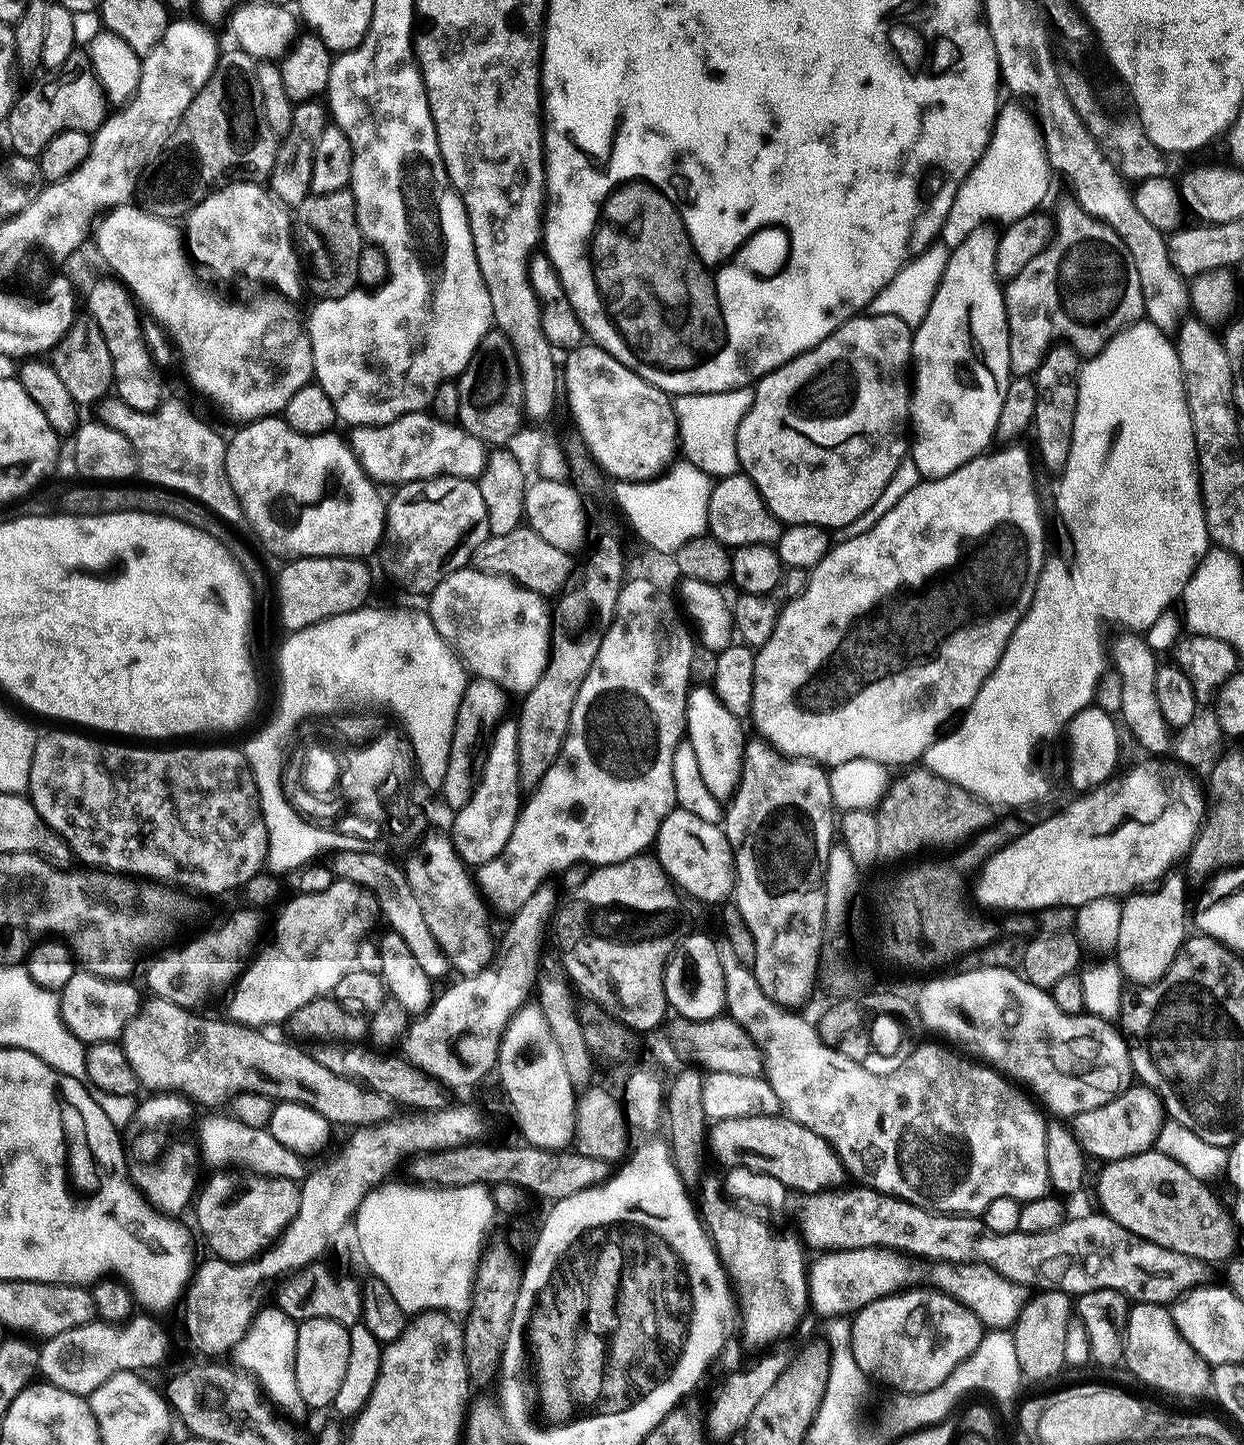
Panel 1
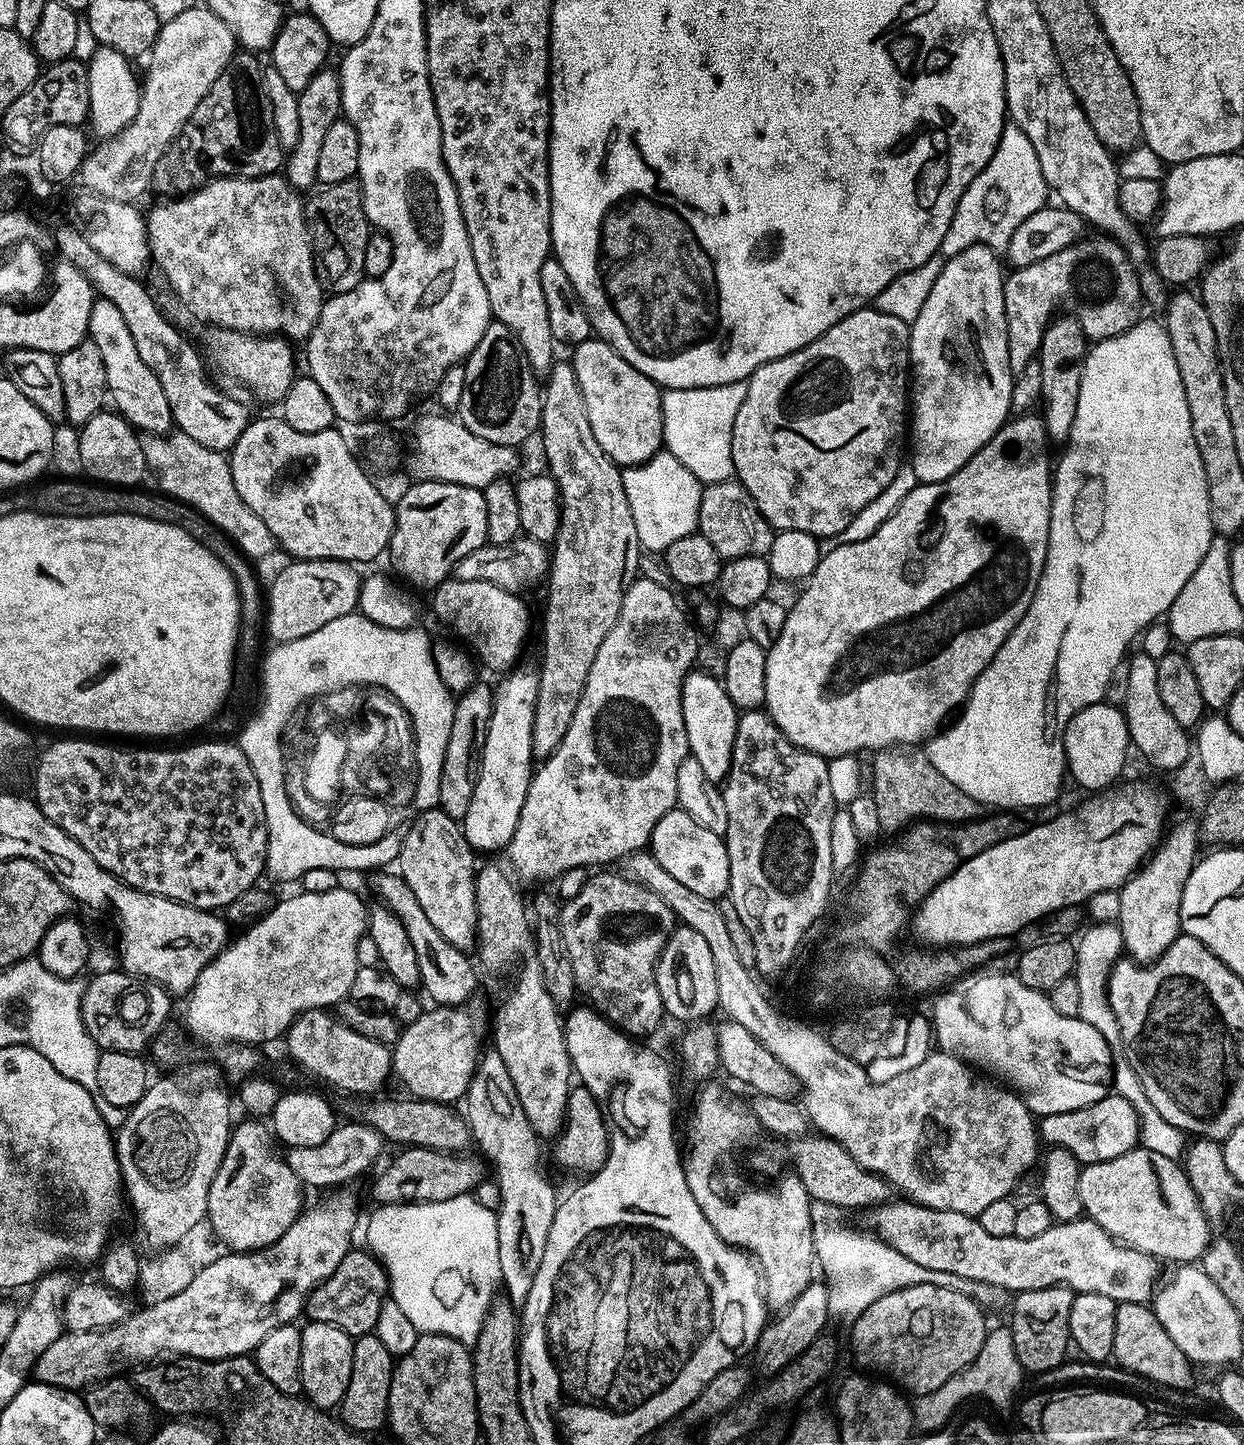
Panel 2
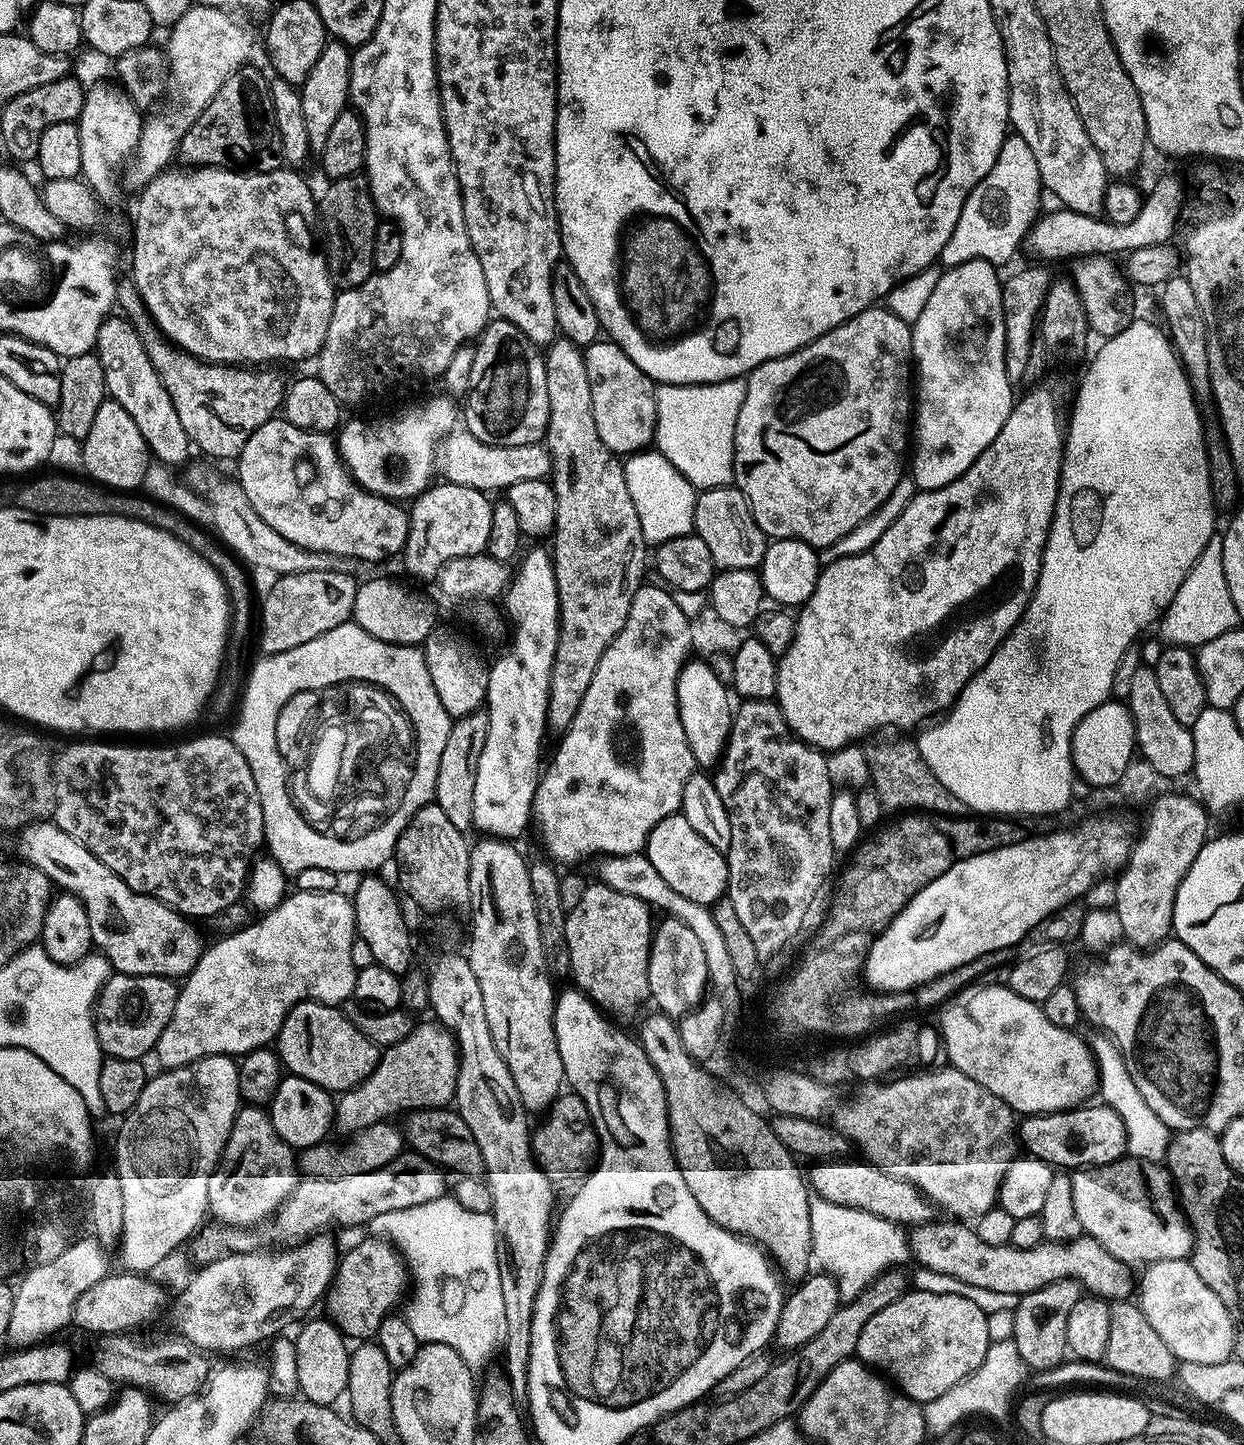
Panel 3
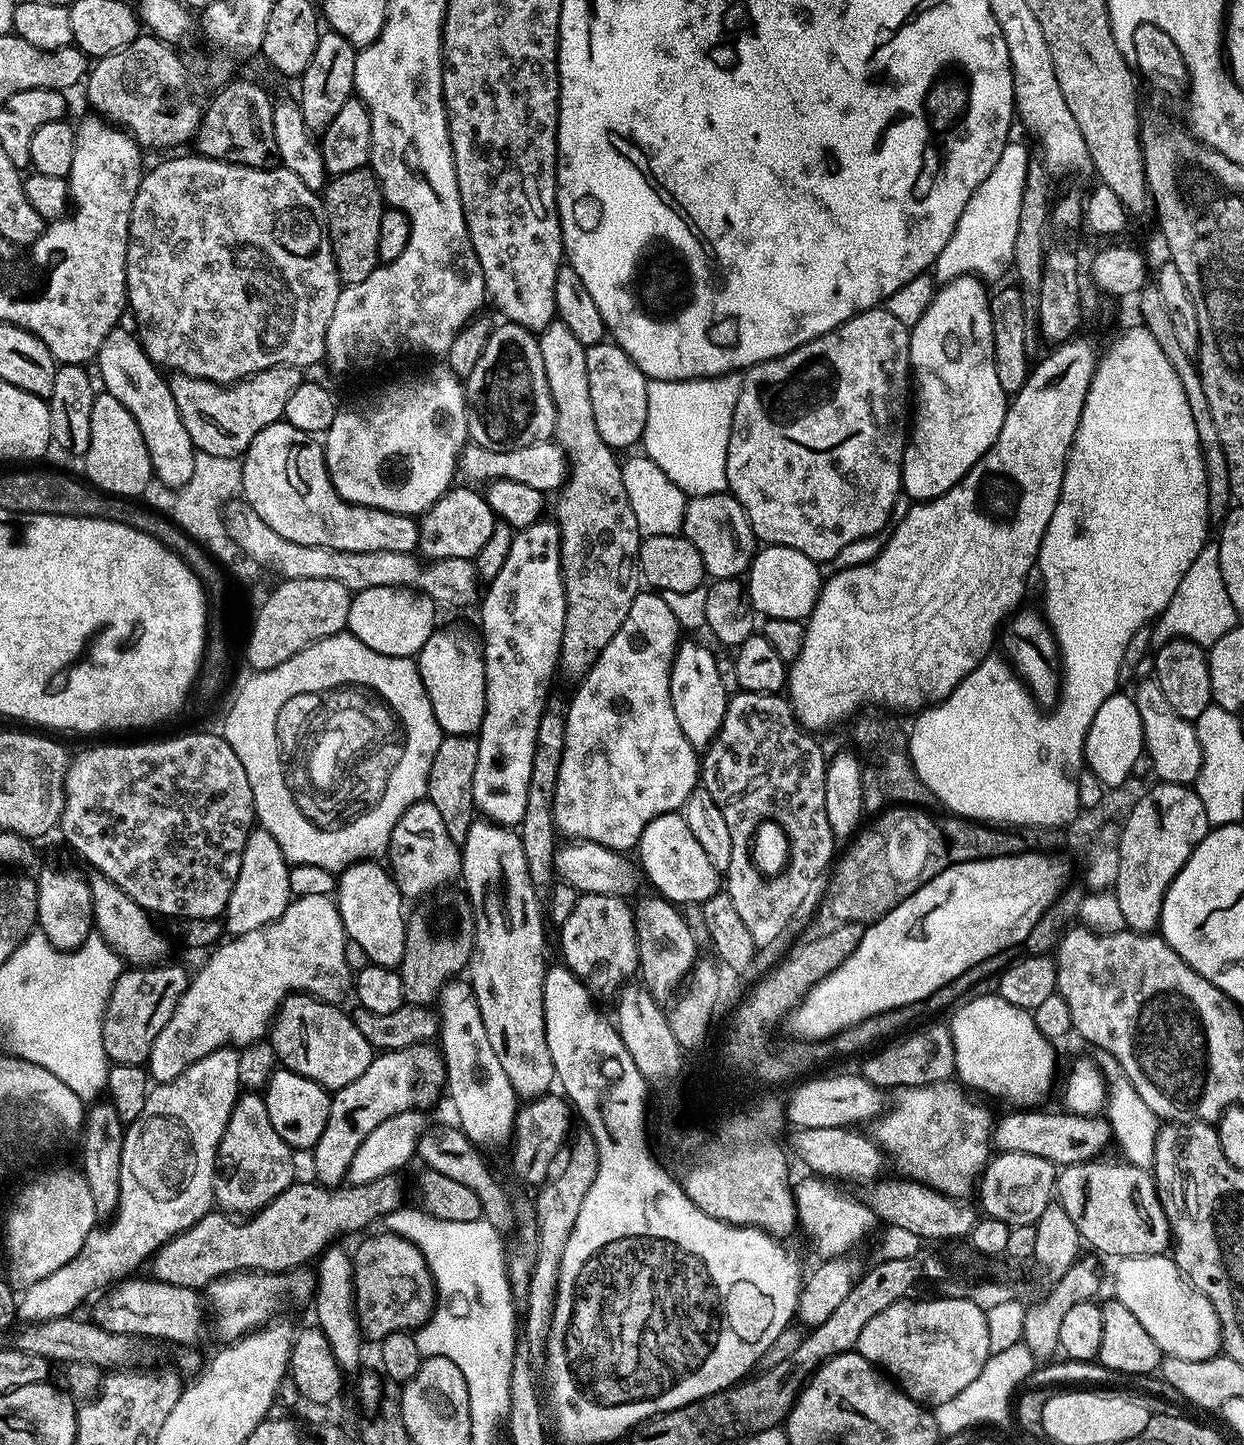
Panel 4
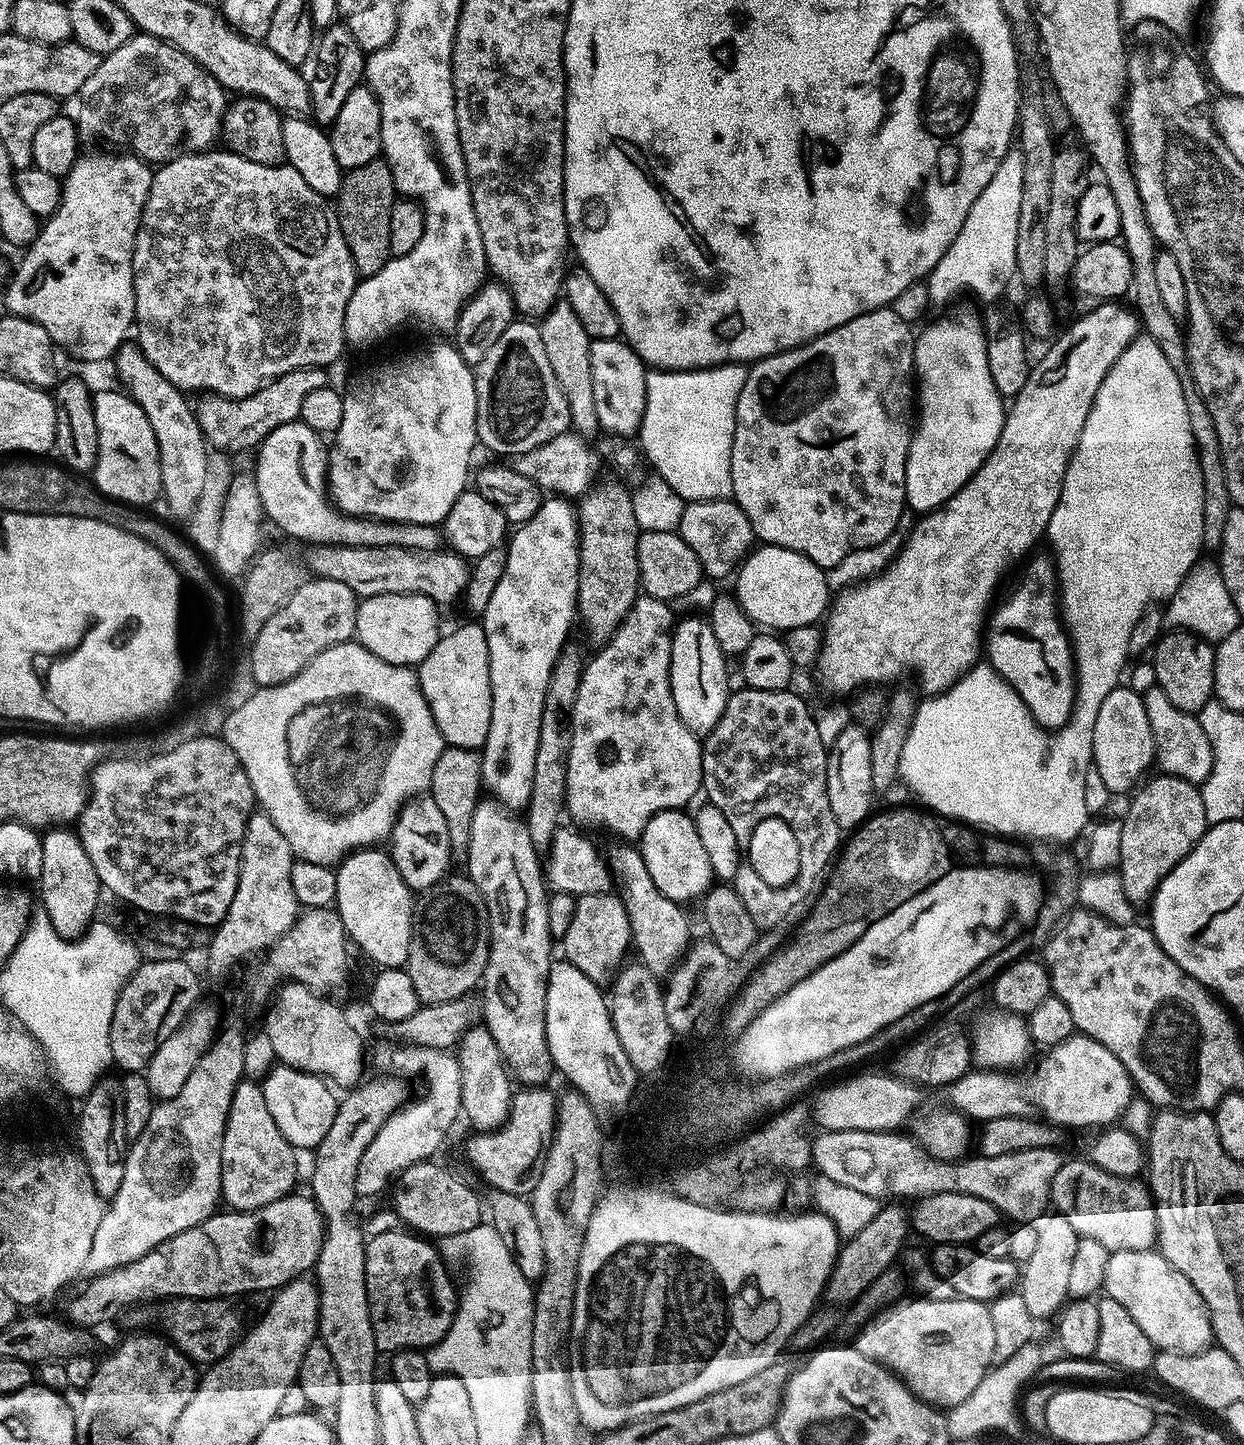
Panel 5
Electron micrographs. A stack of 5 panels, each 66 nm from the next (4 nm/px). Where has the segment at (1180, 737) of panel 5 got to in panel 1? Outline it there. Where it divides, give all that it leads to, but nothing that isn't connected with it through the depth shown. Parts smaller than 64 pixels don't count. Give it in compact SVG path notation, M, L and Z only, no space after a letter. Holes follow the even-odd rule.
M1120 634L1116 645L1111 645L1110 660L1114 663L1114 671L1122 678L1122 706L1118 713L1119 719L1124 719L1123 727L1148 751L1152 758L1164 758L1172 748L1173 729L1169 728L1166 718L1162 718L1162 710L1158 707L1158 697L1154 694L1154 674L1158 667L1157 653L1152 651L1151 644L1140 634Z

